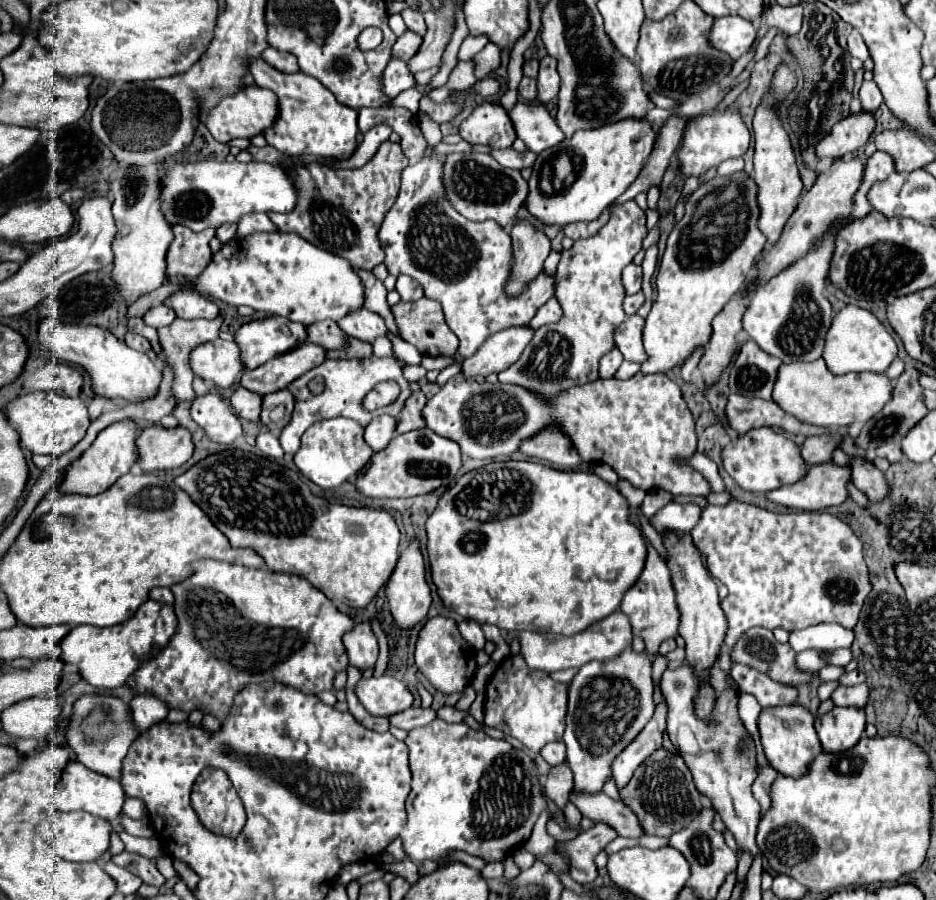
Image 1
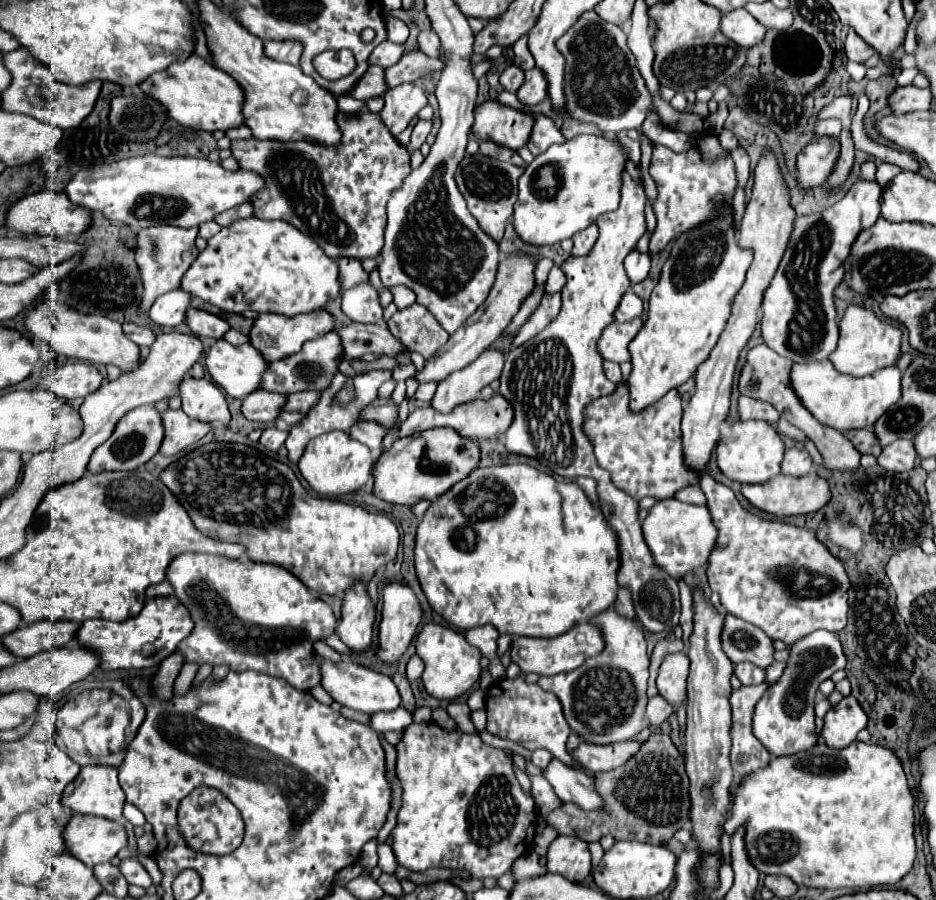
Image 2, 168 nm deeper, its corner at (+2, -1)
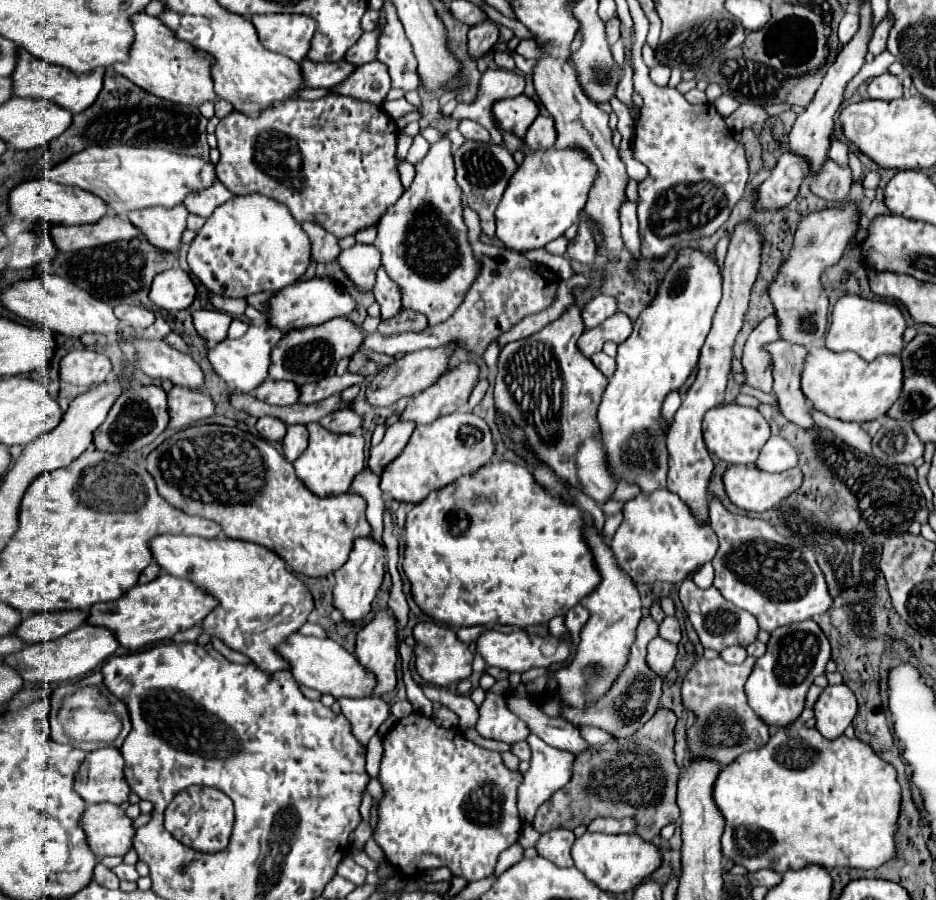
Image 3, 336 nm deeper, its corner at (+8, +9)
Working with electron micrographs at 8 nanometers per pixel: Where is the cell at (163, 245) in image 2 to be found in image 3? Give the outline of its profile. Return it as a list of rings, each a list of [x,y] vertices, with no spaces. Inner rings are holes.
[[[177,205],[175,209],[135,209],[133,213],[127,213],[127,219],[143,231],[151,245],[163,251],[177,253],[187,215],[189,211],[185,209],[185,205]]]

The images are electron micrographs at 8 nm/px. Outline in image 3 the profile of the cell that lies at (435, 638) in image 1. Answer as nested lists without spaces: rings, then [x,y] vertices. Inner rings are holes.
[[[425,621],[417,623],[413,629],[415,645],[415,669],[421,675],[425,683],[447,687],[451,683],[459,683],[471,675],[471,663],[473,663],[473,653],[465,643],[461,643],[451,627],[439,625],[435,621]]]

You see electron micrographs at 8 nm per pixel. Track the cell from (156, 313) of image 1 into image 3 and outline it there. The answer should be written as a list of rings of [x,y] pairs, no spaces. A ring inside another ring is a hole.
[[[167,269],[159,273],[151,285],[151,301],[167,311],[187,309],[195,299],[197,287],[183,269]]]

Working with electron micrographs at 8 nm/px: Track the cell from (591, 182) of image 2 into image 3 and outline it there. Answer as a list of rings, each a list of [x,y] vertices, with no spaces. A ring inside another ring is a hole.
[[[547,149],[533,151],[525,157],[513,173],[495,211],[497,237],[511,251],[525,253],[545,247],[549,241],[561,237],[585,207],[587,193],[595,181],[595,165],[581,149]]]

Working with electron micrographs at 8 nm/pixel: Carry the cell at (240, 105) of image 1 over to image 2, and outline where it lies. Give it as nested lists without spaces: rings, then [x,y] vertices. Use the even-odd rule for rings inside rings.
[[[191,55],[187,61],[175,63],[165,71],[153,73],[139,85],[139,89],[145,95],[155,97],[167,109],[167,115],[171,119],[191,129],[203,129],[209,133],[213,133],[215,129],[227,131],[241,127],[245,119],[241,115],[241,103],[245,103],[241,85],[231,75],[225,75],[225,71],[209,65],[197,55]]]

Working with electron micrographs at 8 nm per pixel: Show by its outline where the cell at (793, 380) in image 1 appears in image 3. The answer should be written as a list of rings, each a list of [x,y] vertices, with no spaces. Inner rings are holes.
[[[827,347],[811,349],[801,389],[811,405],[825,415],[841,421],[873,421],[887,415],[887,409],[899,399],[903,389],[903,365],[899,355],[881,355],[875,361],[863,361],[857,353],[835,353]]]

